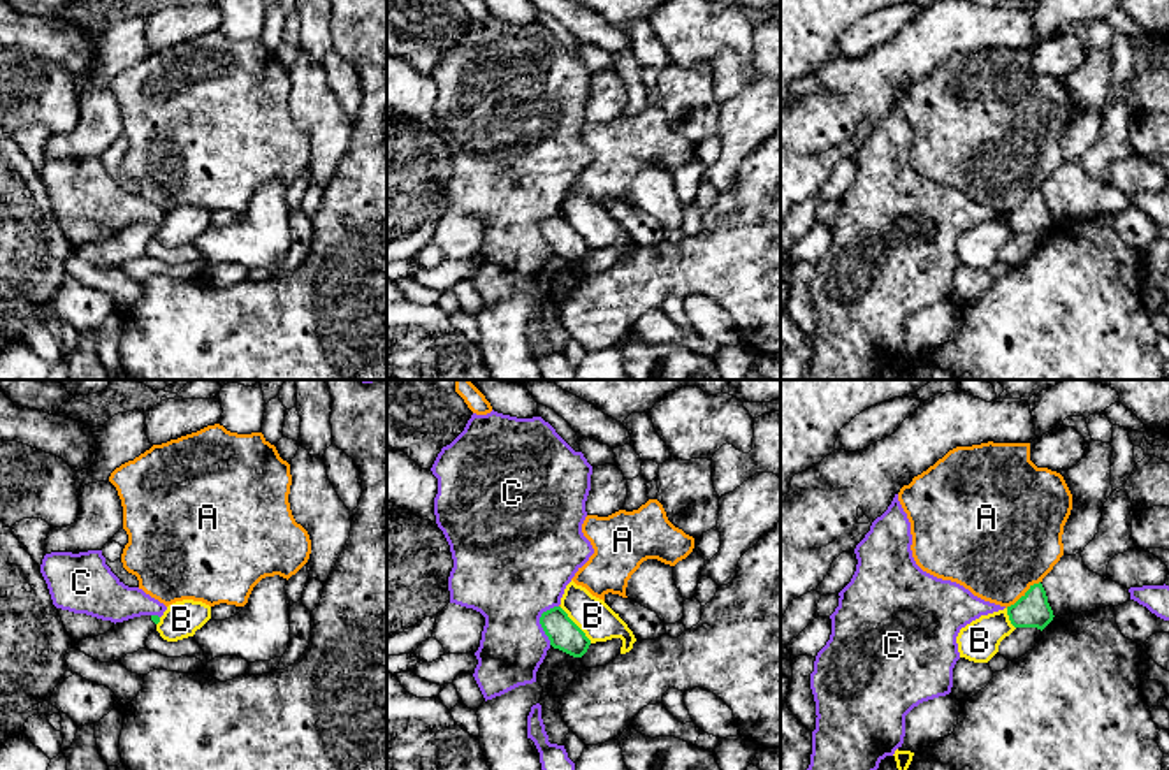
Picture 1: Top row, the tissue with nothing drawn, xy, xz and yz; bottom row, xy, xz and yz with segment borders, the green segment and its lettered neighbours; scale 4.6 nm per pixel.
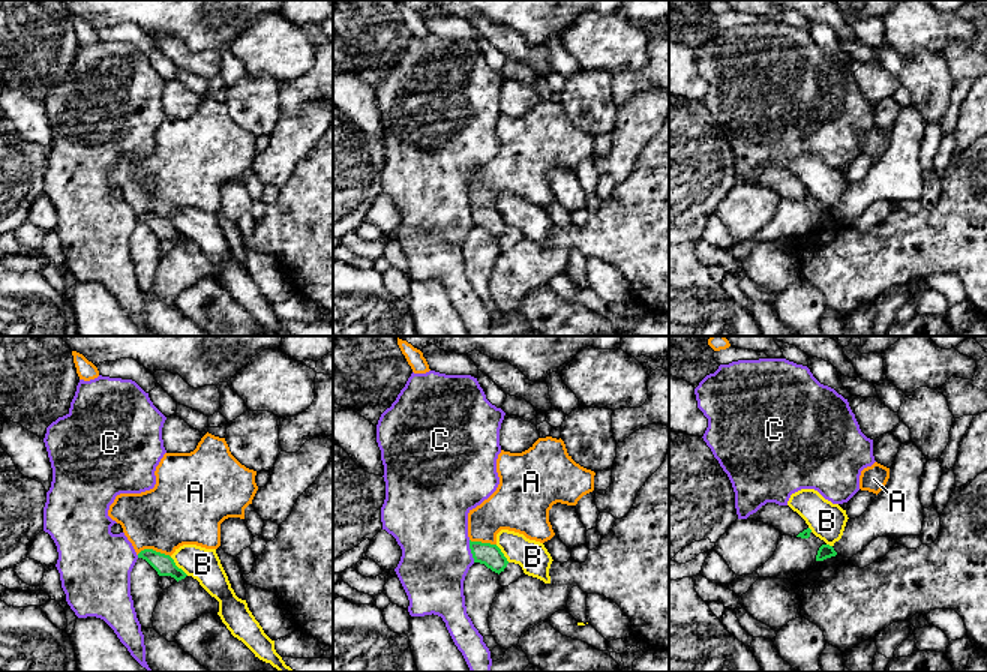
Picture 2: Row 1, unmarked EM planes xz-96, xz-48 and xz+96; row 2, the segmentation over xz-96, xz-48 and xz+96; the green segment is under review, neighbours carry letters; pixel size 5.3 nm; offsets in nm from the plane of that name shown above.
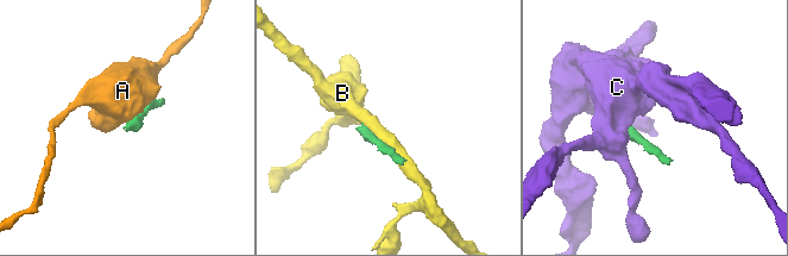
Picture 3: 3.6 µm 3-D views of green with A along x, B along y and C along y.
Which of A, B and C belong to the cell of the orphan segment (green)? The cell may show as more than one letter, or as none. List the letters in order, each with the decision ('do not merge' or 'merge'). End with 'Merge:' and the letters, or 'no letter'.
A: do not merge
B: do not merge
C: do not merge
Merge: no letter

